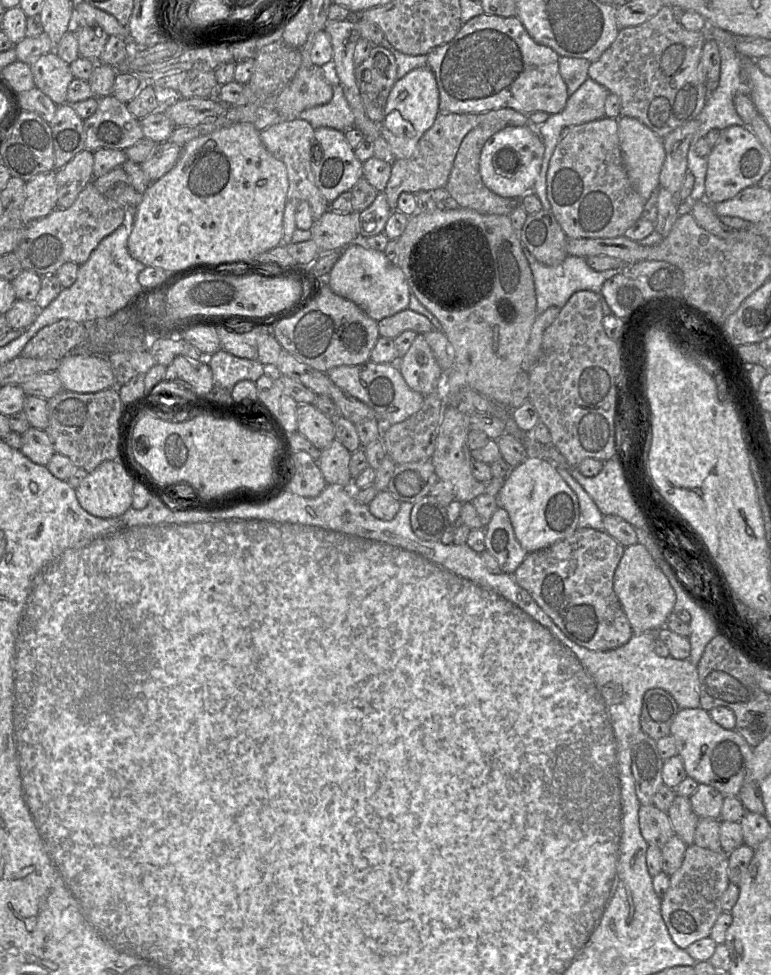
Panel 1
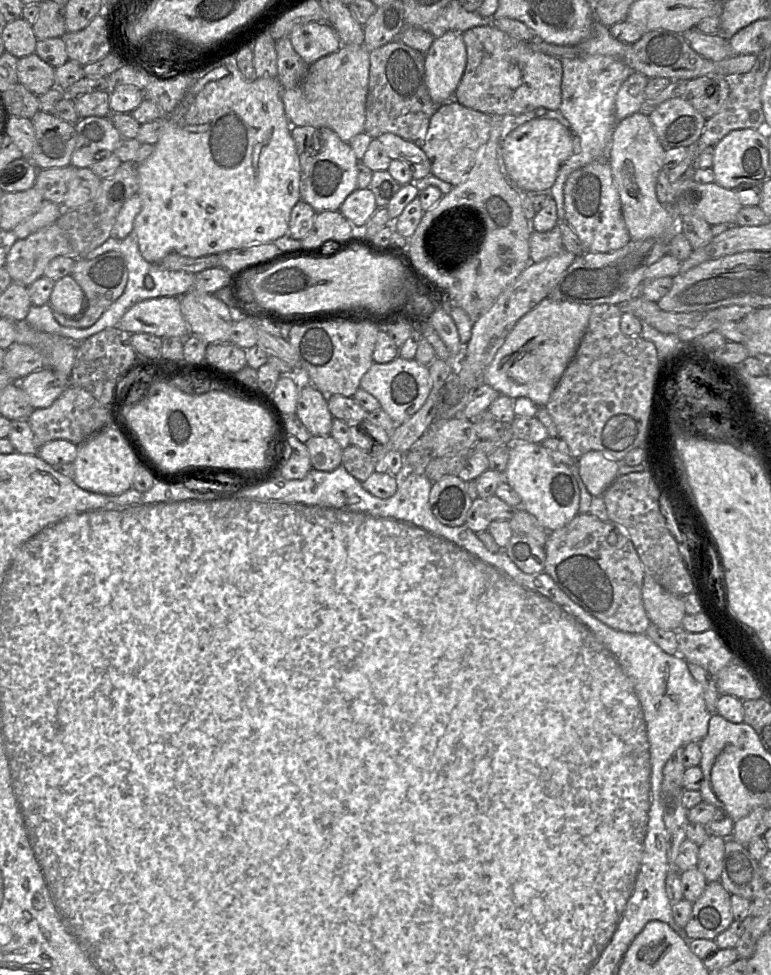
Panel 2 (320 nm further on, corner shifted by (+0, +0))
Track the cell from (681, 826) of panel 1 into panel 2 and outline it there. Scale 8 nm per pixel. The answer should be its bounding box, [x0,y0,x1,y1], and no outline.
[697,834,726,882]

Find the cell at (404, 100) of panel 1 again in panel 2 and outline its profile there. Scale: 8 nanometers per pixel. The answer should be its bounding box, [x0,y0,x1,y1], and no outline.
[425,31,467,105]

